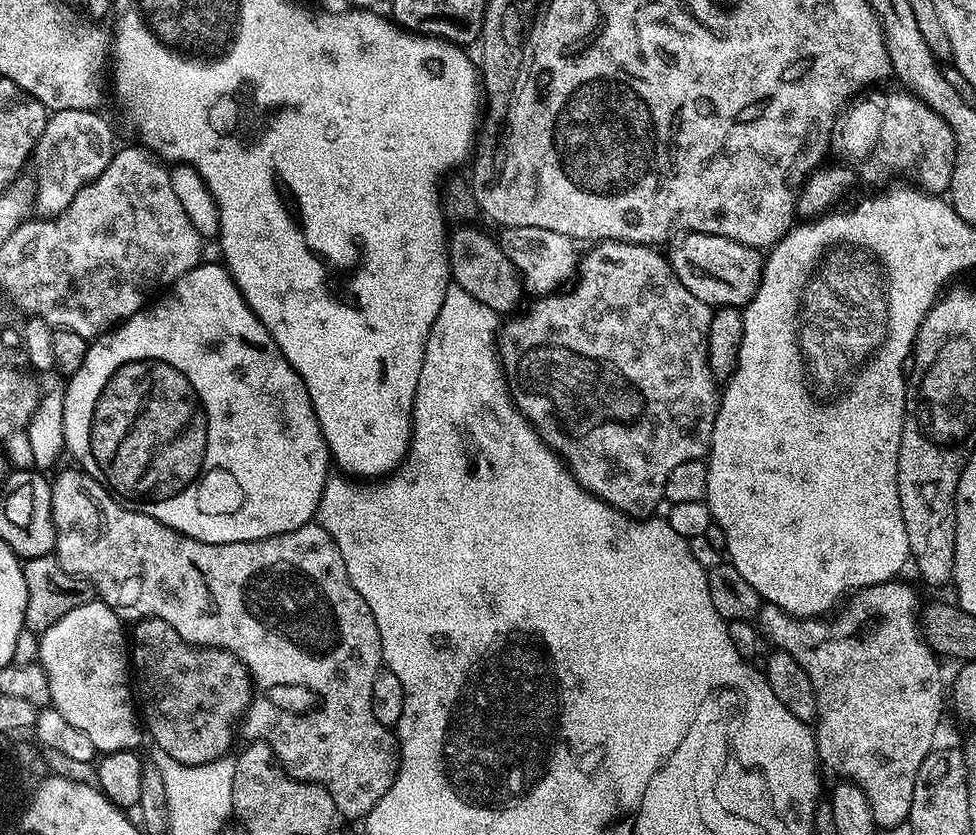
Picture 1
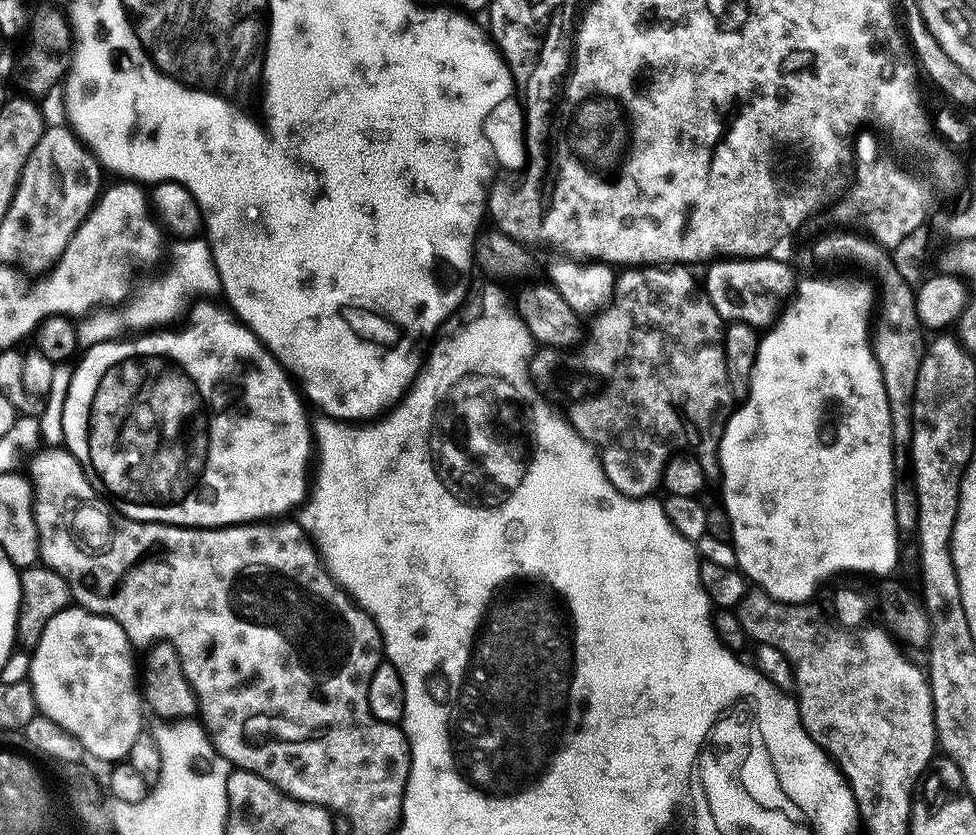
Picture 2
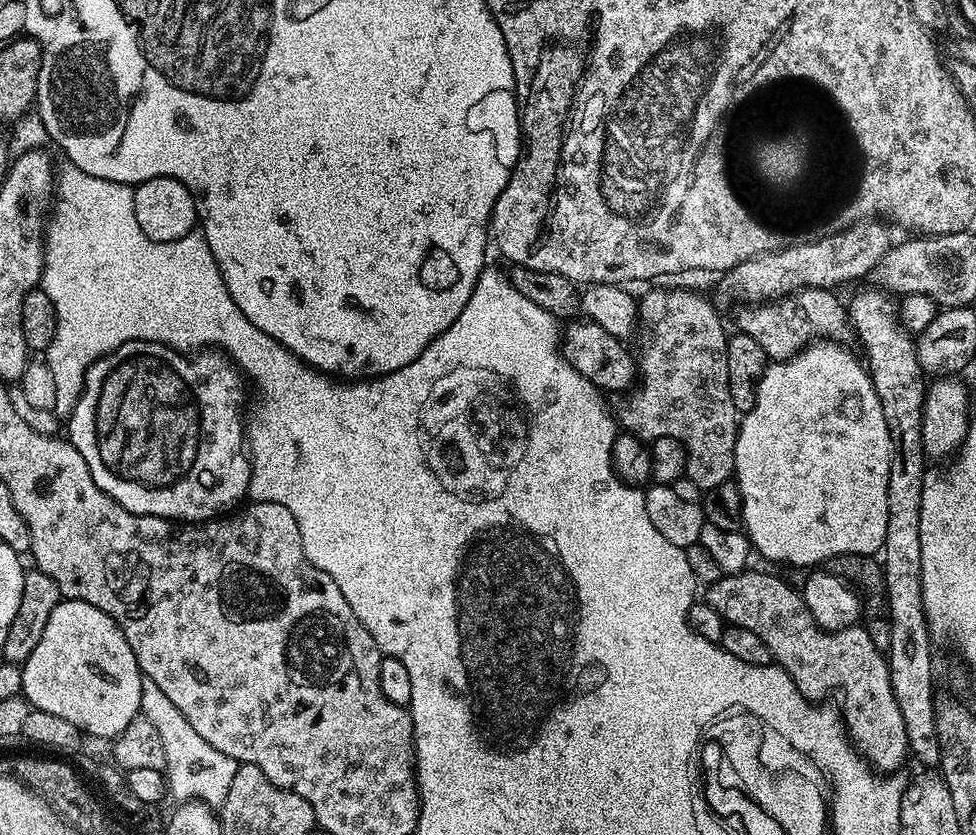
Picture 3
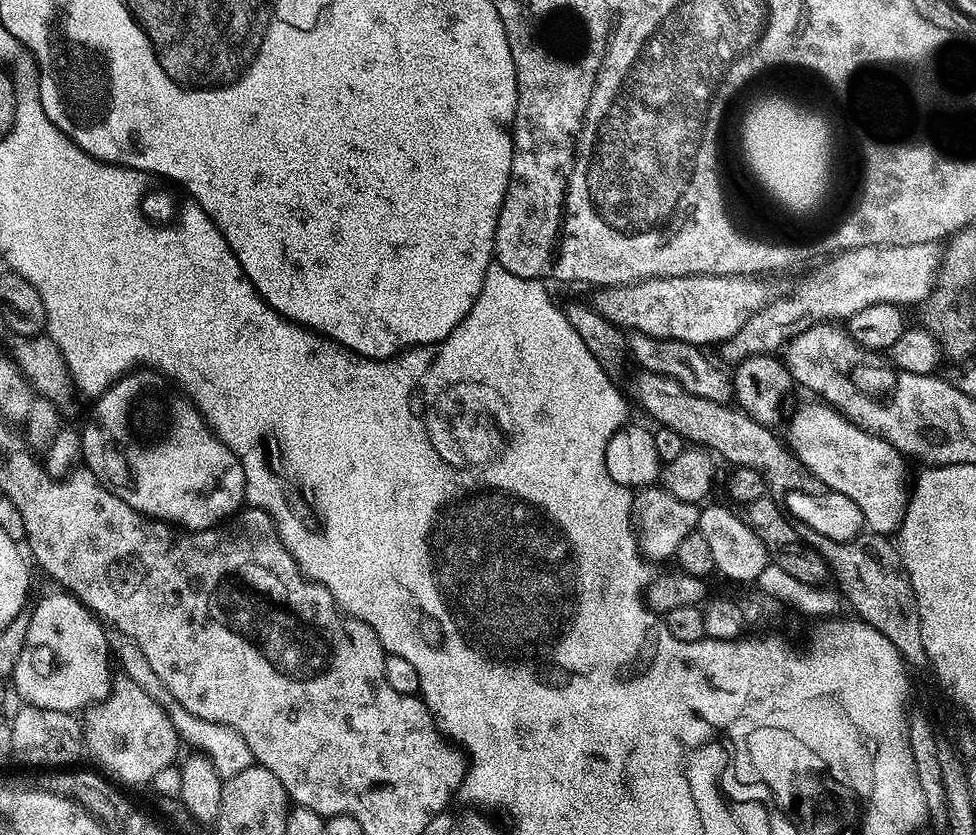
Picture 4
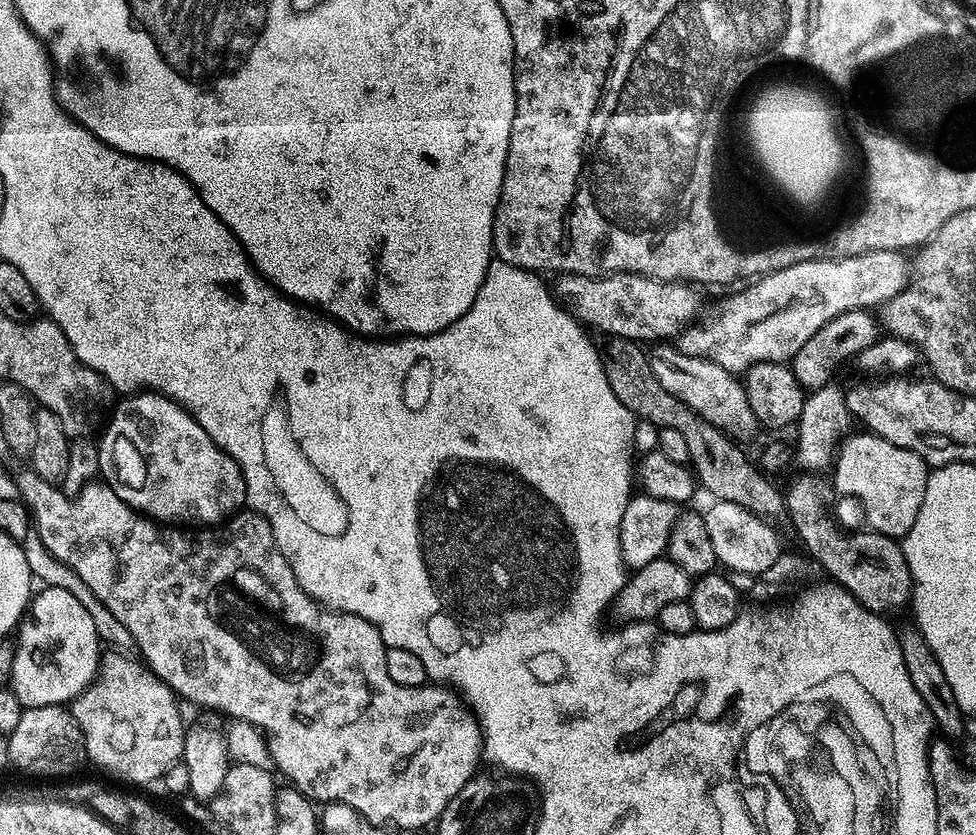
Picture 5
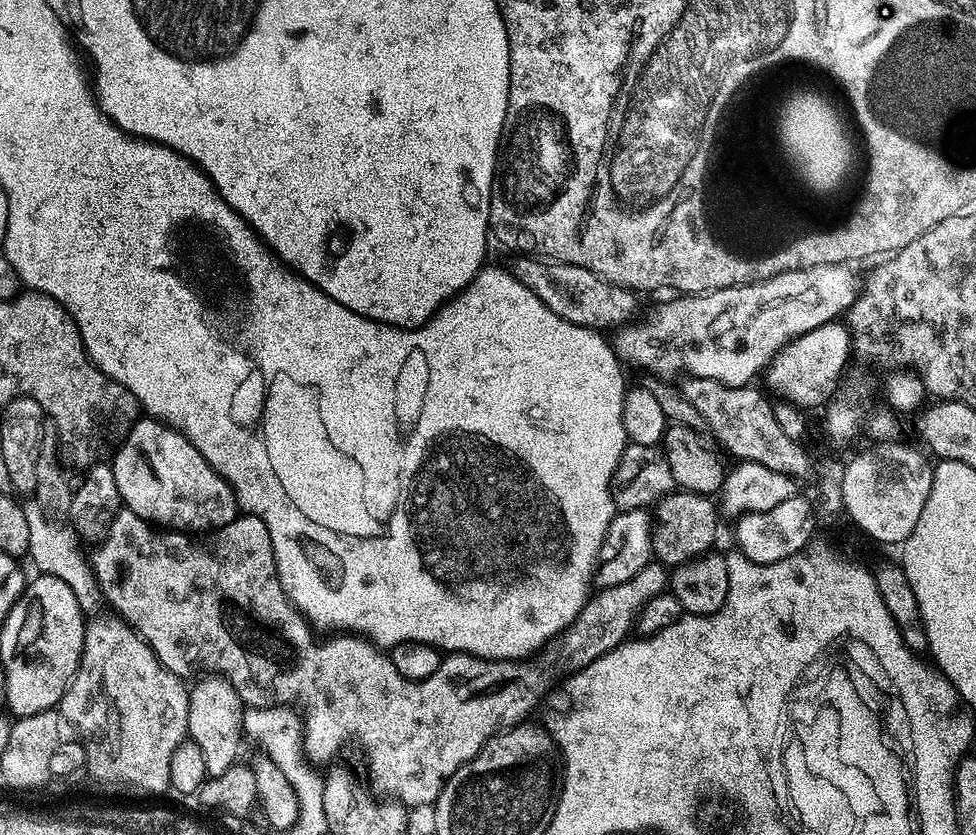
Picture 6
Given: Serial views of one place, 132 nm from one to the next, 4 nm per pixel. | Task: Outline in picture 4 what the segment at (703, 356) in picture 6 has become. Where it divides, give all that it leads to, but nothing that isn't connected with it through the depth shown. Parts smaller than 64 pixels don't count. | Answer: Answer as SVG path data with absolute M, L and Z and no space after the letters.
M871 244L860 249L850 249L835 257L836 269L825 280L808 284L804 292L794 300L773 299L742 326L737 336L732 337L733 361L739 362L748 356L762 356L783 349L797 332L804 332L810 326L825 322L844 322L858 310L875 304L920 304L931 297L940 275L942 248L935 244L911 244L890 246Z

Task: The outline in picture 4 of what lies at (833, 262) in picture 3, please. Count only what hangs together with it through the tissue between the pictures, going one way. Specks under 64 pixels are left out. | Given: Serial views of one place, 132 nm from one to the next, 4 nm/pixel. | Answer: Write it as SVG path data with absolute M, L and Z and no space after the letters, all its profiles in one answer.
M667 276L642 280L635 284L612 286L598 303L598 310L621 330L644 332L647 336L658 336L664 340L681 340L687 344L705 346L731 341L746 326L750 318L772 303L774 293L767 279L759 276Z

